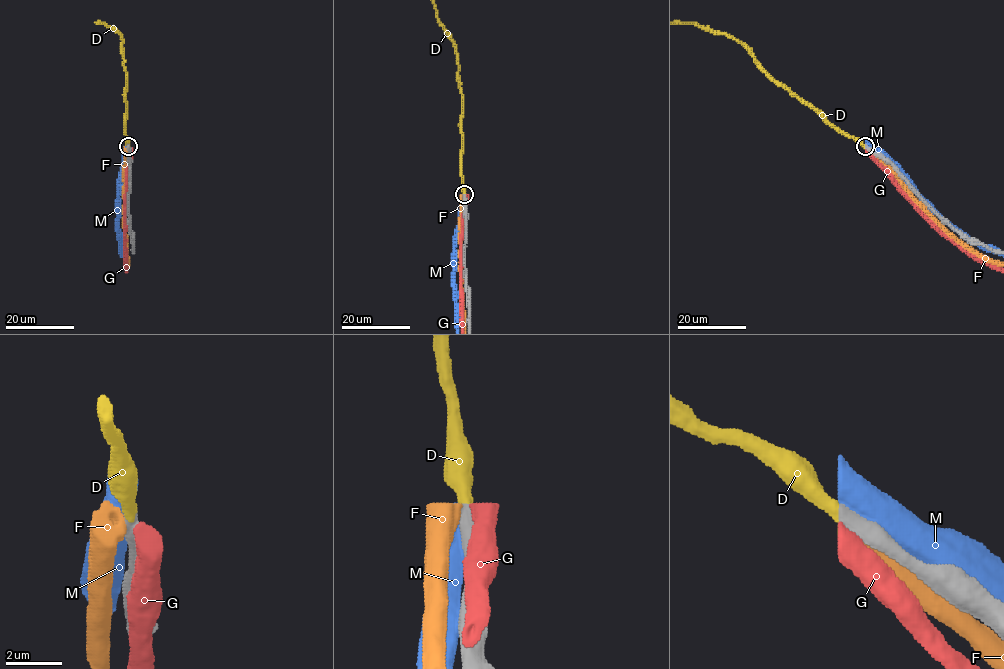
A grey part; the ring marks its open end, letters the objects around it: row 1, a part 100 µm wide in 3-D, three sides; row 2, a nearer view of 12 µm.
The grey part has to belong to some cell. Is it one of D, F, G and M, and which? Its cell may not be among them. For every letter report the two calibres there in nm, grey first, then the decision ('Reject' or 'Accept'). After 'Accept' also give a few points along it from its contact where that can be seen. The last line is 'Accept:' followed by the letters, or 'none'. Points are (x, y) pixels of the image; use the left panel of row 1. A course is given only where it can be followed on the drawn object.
D: Thickness 480 nm (grey) against 480 nm. Accept
F: Thickness 650 nm (grey) against 800 nm. Reject
G: Thickness 750 nm (grey) against 750 nm. Reject
M: Thickness 750 nm (grey) against 800 nm. Reject
Accept: D

